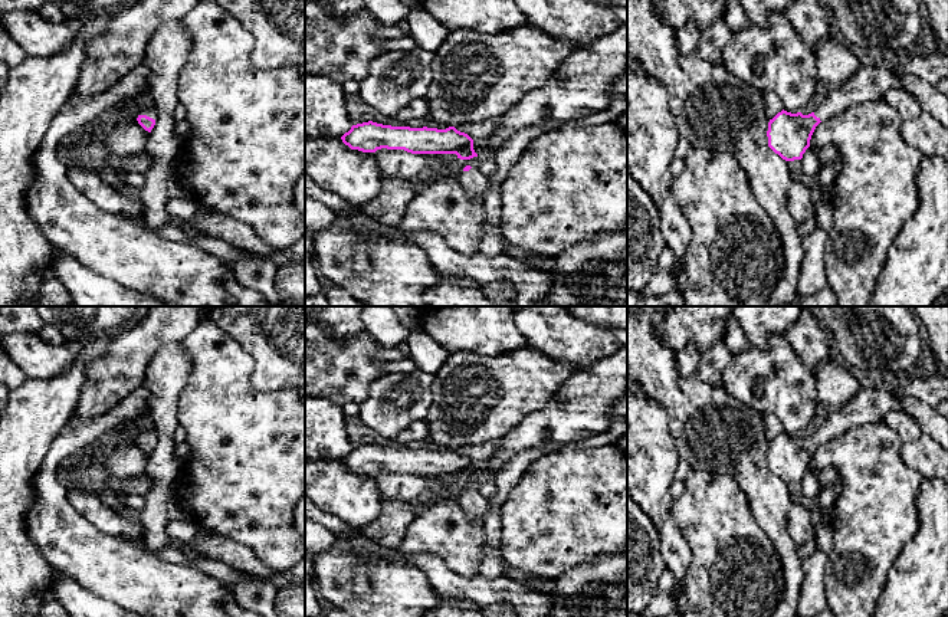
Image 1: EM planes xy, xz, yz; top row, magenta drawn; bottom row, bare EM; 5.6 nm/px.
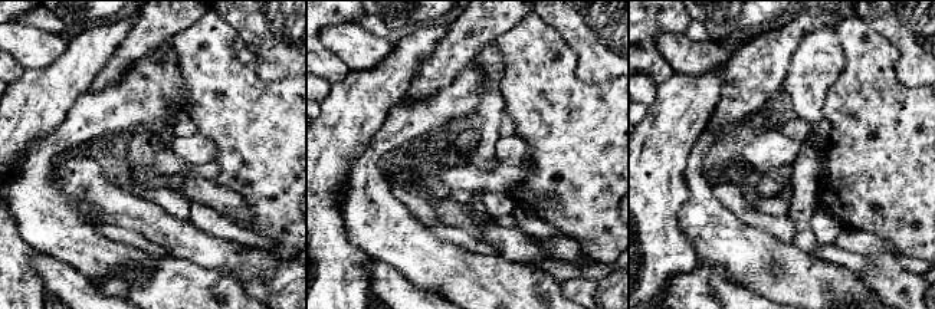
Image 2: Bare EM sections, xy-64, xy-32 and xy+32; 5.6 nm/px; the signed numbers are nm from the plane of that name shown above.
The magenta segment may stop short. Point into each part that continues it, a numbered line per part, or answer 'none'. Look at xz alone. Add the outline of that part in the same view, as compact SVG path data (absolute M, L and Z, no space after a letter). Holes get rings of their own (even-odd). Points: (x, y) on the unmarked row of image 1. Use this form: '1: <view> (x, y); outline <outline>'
1: xz (475, 506); outline M627 421L616 423L610 427L609 431L593 436L571 444L544 444L538 447L527 449L512 457L502 470L499 470L495 476L496 495L493 499L485 499L480 496L478 490L470 490L469 493L460 495L460 505L465 509L466 515L470 519L480 519L489 515L489 511L493 505L503 505L512 492L512 489L519 483L524 476L527 467L535 462L538 457L547 453L558 452L562 447L597 447L610 443L616 443L620 437L627 434Z

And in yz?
1: yz (872, 403); outline M929 375L926 378L902 380L896 388L885 388L876 380L837 413L824 417L821 426L814 431L820 442L829 442L840 433L873 421L882 421L890 410L901 410L902 397L915 397L931 406L938 406L948 398L948 375Z

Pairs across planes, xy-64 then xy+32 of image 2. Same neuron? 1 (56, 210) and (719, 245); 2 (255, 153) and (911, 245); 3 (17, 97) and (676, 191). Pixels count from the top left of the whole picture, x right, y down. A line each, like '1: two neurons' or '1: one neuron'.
1: one neuron
2: one neuron
3: one neuron

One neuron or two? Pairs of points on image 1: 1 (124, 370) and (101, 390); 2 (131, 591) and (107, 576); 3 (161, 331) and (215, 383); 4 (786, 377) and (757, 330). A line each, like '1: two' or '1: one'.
1: one
2: one
3: two
4: two

